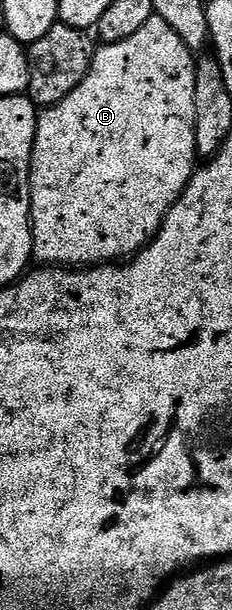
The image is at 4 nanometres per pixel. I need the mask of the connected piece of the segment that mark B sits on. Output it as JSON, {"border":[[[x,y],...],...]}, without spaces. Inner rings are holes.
{"border":[[[154,16],[127,40],[107,42],[93,51],[91,68],[83,76],[83,84],[71,92],[59,104],[42,109],[37,116],[37,131],[33,145],[33,167],[29,173],[29,195],[31,212],[29,220],[33,224],[33,252],[38,263],[62,268],[88,268],[116,263],[118,260],[132,259],[133,255],[146,249],[159,232],[167,212],[179,200],[187,188],[199,159],[195,148],[195,61],[194,51],[179,40],[179,35],[167,25],[167,20]]]}

